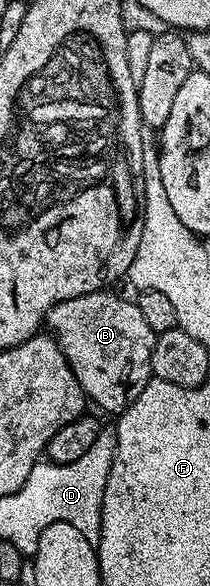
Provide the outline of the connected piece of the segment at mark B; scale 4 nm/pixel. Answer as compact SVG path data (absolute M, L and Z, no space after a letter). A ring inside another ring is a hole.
M115 290L81 294L81 298L69 298L65 302L57 302L57 306L49 310L45 324L50 335L54 336L55 341L61 346L69 366L77 380L81 382L83 392L92 405L96 404L97 407L104 408L112 414L121 413L153 379L151 359L157 333L151 329L149 322L145 322L145 317L141 315L138 303L134 299L122 300Z

